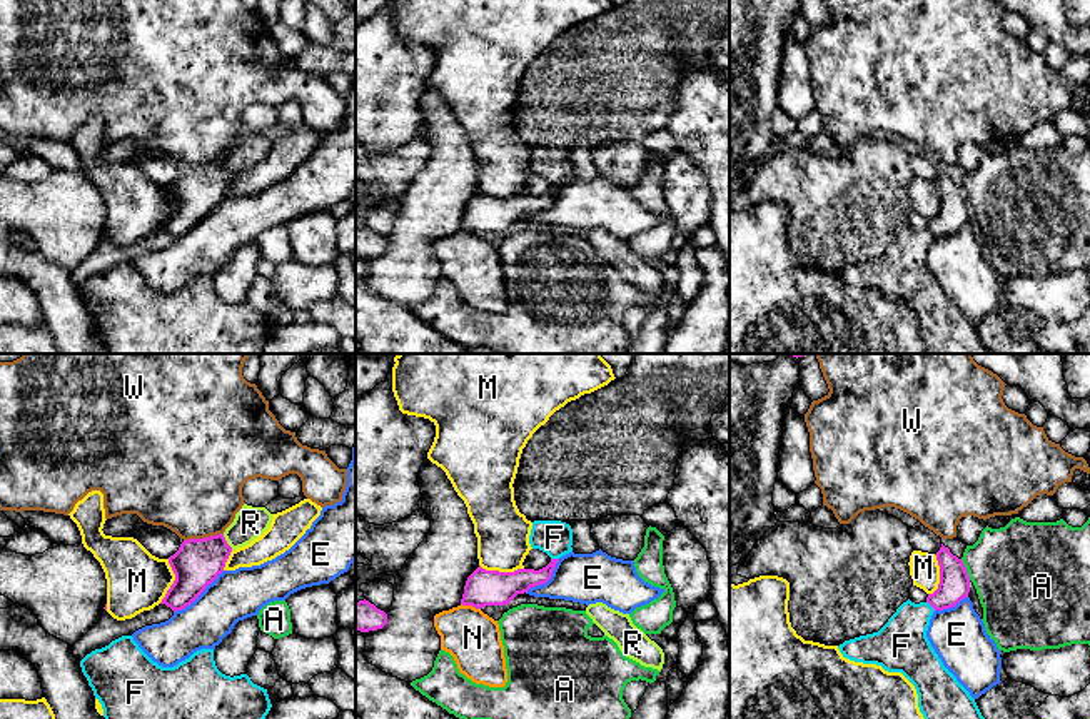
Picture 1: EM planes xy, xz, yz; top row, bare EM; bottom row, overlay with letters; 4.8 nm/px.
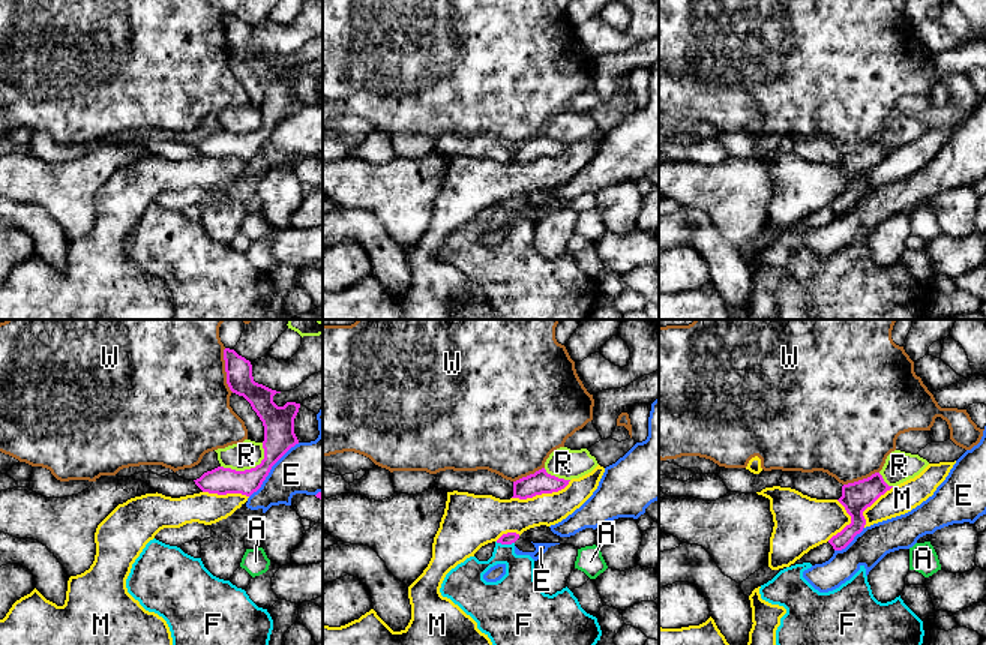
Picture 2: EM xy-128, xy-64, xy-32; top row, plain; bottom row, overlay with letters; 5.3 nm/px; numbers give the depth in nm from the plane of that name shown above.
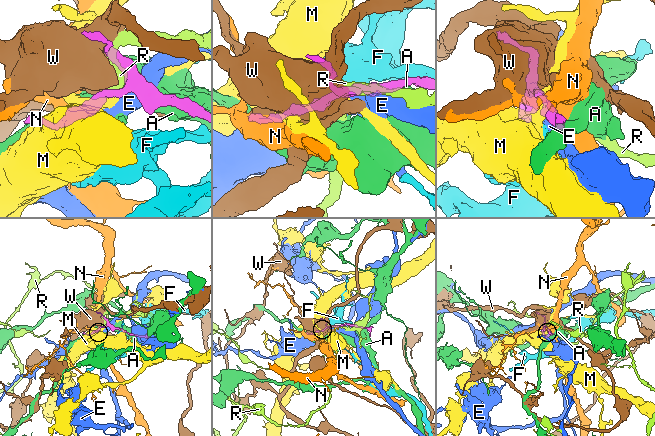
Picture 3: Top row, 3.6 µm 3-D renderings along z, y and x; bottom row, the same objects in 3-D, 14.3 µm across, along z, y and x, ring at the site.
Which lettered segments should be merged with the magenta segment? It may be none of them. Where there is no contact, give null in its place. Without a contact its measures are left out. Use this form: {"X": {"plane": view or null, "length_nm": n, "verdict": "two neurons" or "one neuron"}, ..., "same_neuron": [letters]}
{"A": {"plane": "yz", "length_nm": 120, "verdict": "two neurons"}, "E": {"plane": "xy", "length_nm": 320, "verdict": "two neurons"}, "F": {"plane": "yz", "length_nm": 60, "verdict": "two neurons"}, "M": {"plane": "xy", "length_nm": 220, "verdict": "two neurons"}, "N": {"plane": "xz", "length_nm": 100, "verdict": "two neurons"}, "R": {"plane": "xy", "length_nm": 90, "verdict": "two neurons"}, "W": {"plane": "xy", "length_nm": 200, "verdict": "two neurons"}, "same_neuron": []}

